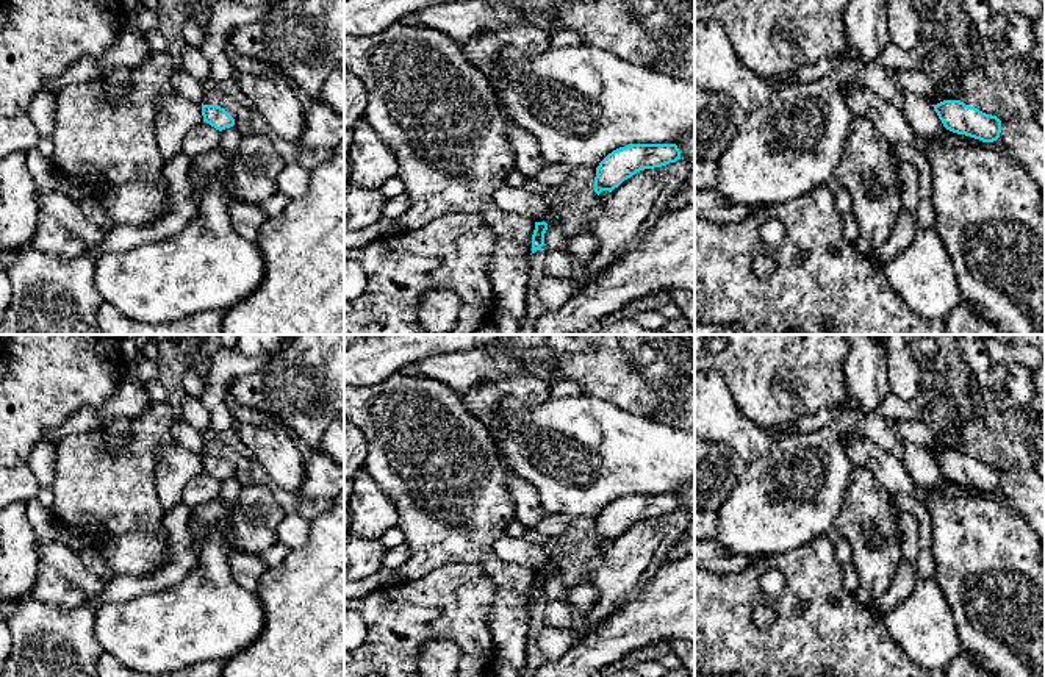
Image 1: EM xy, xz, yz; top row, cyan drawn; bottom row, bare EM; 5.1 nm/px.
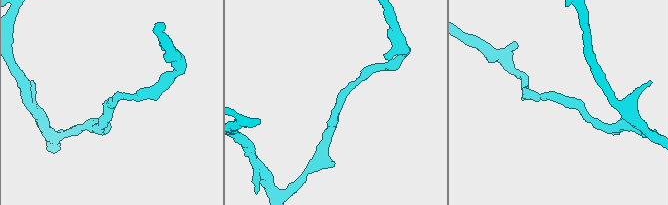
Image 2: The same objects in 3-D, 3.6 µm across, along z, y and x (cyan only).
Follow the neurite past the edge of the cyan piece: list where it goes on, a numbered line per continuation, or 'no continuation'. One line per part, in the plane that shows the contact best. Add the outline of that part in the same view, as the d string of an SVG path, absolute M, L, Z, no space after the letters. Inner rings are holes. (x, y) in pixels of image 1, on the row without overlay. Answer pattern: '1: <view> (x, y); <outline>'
no continuation

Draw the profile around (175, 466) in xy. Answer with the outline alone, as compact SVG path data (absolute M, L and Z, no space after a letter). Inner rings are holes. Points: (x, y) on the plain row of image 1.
M171 441L156 453L155 489L163 511L181 502L186 483L203 472L202 453Z

